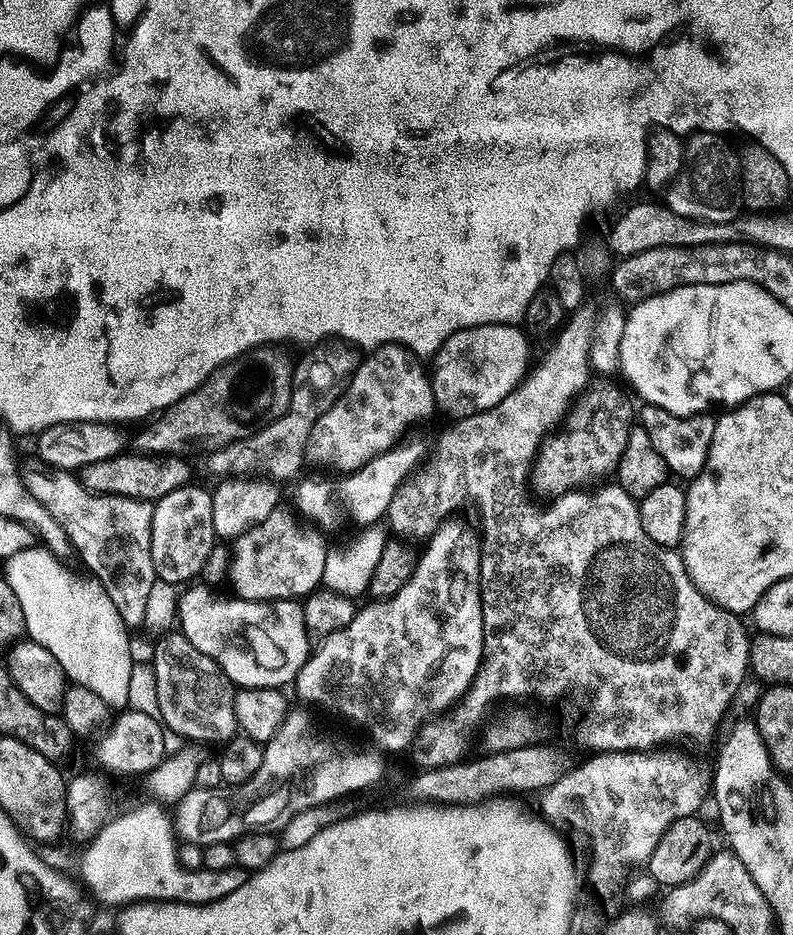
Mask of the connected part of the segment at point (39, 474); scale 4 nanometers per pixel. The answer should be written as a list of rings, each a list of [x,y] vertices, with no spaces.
[[[39,467],[23,469],[25,493],[35,500],[47,515],[48,512],[52,515],[53,522],[68,535],[69,542],[76,547],[77,554],[84,559],[85,564],[92,571],[100,576],[112,576],[112,588],[117,596],[115,604],[122,618],[129,629],[139,629],[143,622],[146,598],[149,597],[150,588],[157,580],[154,558],[150,558],[153,505],[149,501],[135,500],[129,496],[106,496],[99,492],[92,492],[80,481],[79,475],[73,474],[67,468]]]

